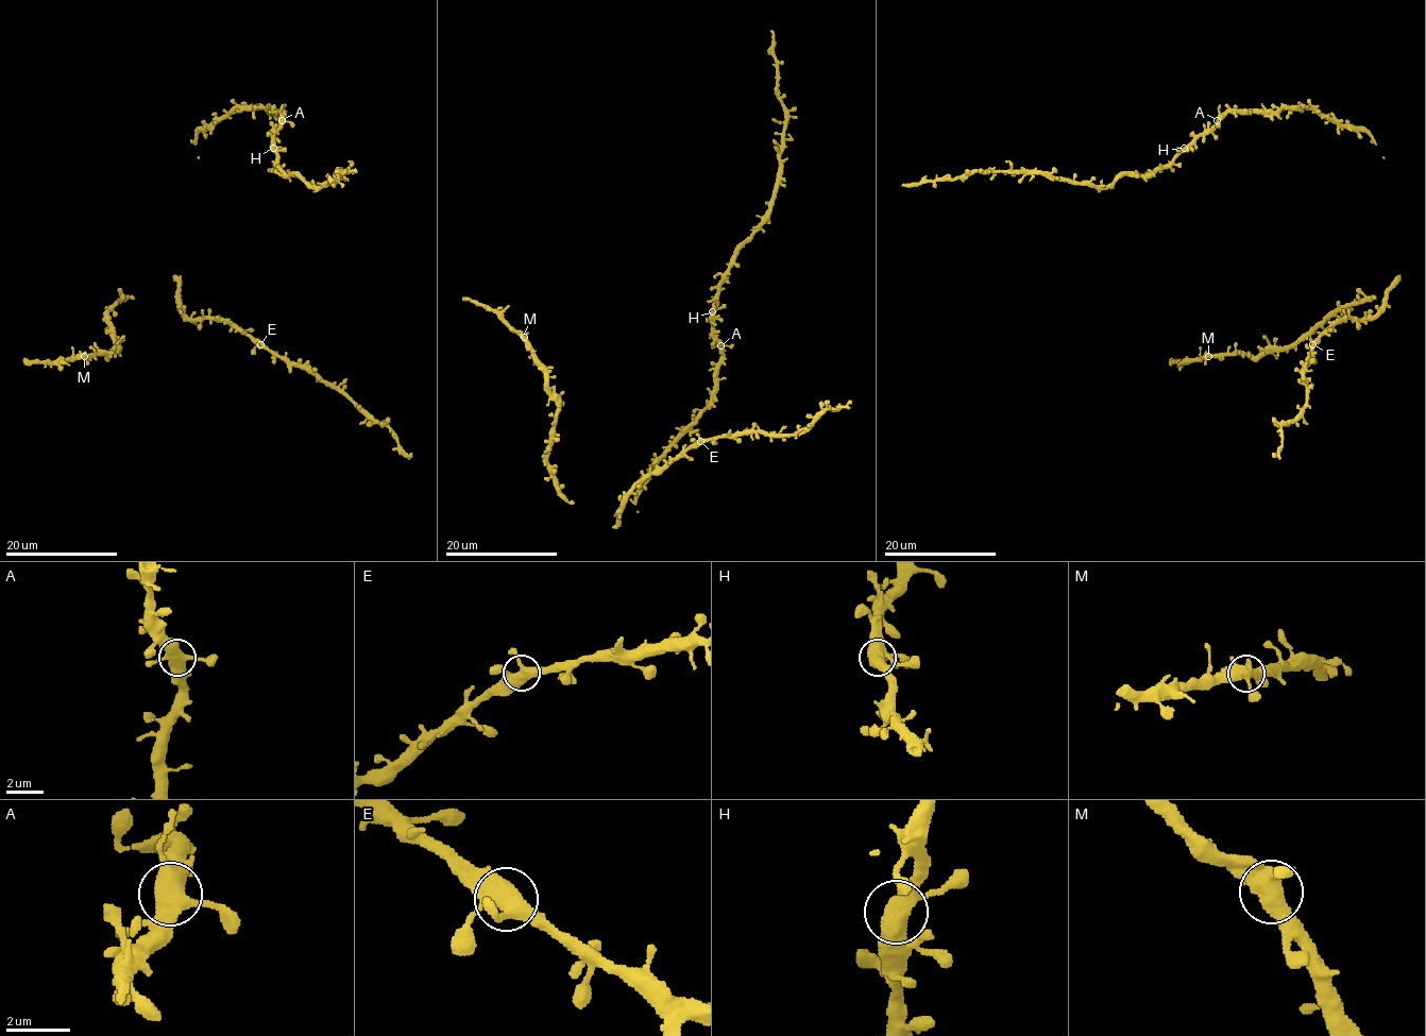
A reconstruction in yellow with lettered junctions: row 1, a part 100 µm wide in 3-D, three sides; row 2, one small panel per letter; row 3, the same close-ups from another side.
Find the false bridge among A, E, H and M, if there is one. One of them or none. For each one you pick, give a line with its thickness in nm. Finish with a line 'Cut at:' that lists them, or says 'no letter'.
Cut at: no letter

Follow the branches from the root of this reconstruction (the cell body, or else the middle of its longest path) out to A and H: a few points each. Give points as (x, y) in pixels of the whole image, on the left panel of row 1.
A: (207, 126), (235, 108), (282, 112), (282, 120)
H: (207, 126), (235, 108), (282, 112), (283, 121), (274, 131), (273, 148)

